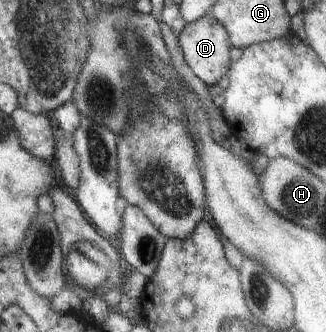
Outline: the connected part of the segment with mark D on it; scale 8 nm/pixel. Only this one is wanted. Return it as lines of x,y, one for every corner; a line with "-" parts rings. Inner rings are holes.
213,16
185,25
178,41
185,60
209,87
227,74
229,68
229,39
227,29

